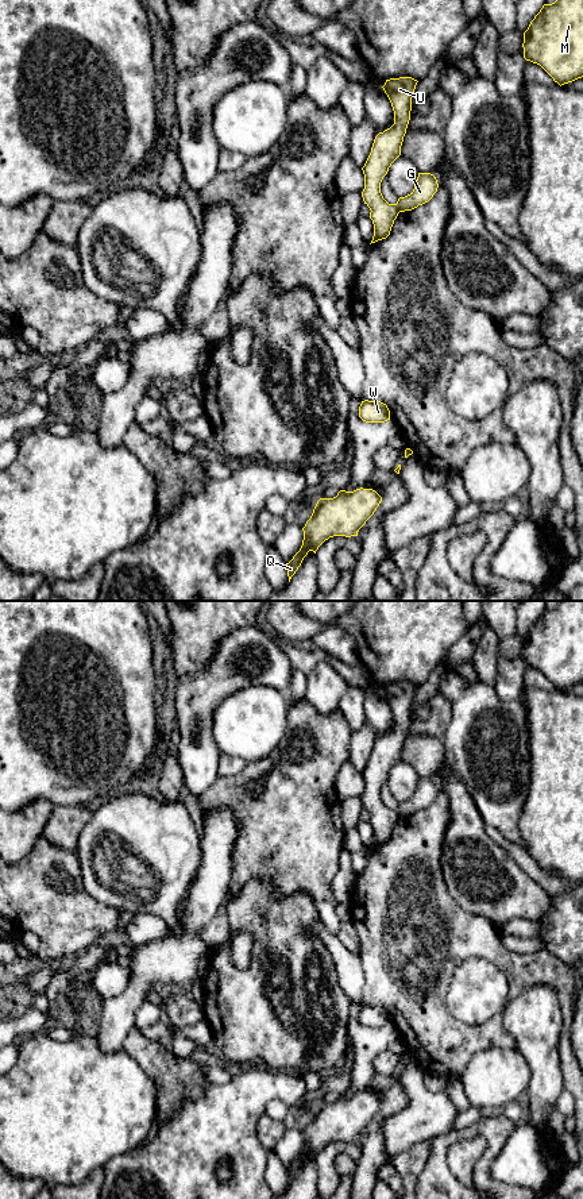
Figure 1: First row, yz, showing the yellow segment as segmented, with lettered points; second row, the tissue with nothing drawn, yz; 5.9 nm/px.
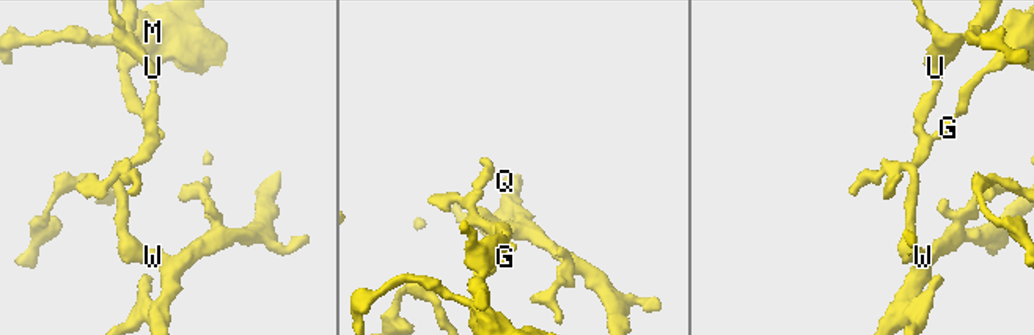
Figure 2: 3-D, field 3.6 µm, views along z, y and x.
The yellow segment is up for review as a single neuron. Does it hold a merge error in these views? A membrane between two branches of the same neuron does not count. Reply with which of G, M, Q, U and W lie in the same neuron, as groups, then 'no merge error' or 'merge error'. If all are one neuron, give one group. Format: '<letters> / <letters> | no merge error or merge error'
G M / Q U W | merge error

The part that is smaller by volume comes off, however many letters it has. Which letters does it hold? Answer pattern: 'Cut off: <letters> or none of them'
Cut off: Q, U, W

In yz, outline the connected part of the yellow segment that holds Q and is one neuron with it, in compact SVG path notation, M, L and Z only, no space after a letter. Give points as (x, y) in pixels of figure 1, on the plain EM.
M372 1094L340 1095L333 1103L320 1103L306 1126L300 1156L286 1168L289 1187L309 1156L333 1141L358 1141L358 1136L374 1119L382 1102Z

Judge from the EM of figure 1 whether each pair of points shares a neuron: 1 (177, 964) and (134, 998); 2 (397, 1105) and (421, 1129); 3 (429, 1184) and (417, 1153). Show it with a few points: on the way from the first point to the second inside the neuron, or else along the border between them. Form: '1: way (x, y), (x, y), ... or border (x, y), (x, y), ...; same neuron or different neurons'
1: way (165, 964), (142, 986); same neuron
2: border (400, 1079), (406, 1105), (385, 1120), (383, 1136); different neurons
3: border (433, 1138), (424, 1168), (414, 1184); different neurons

